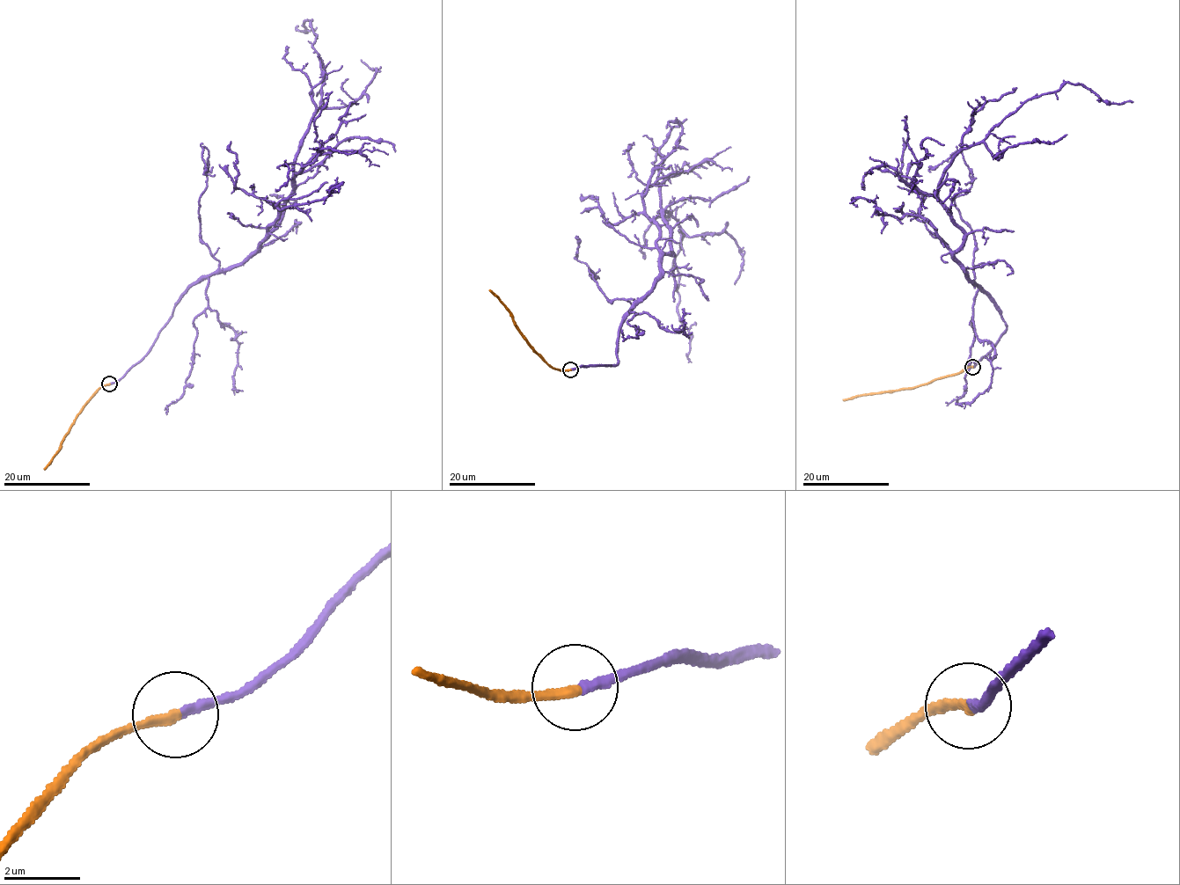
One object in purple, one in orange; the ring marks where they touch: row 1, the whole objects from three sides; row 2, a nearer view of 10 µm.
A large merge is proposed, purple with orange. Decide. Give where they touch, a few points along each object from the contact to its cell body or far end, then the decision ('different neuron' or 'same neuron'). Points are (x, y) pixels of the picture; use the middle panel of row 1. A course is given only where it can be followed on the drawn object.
at (570, 369); purple runs (571, 369), (617, 364), (618, 333), (671, 253), (659, 209), (683, 235), (673, 265), (692, 362); orange runs (570, 369), (560, 370), (552, 367), (517, 327), (509, 309), (489, 290); same neuron

